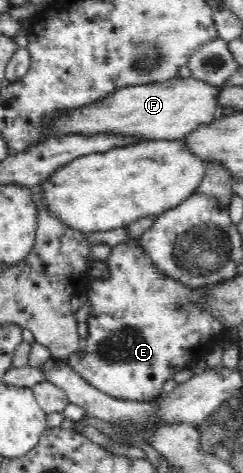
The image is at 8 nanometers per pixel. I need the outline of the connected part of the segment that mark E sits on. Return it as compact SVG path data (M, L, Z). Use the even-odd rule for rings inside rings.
M132 238L116 245L112 248L112 254L109 259L106 261L107 267L110 271L110 277L106 279L94 279L86 292L88 301L92 304L92 311L90 311L90 317L87 319L88 325L88 336L86 340L86 347L83 349L78 349L74 353L70 354L65 360L67 364L78 372L84 380L86 380L90 385L96 387L102 393L106 393L115 399L130 400L130 401L150 401L156 399L158 395L161 395L161 388L163 383L172 379L173 375L177 371L182 371L182 369L190 368L198 358L194 356L194 353L198 353L198 347L202 345L205 341L210 341L210 337L219 335L226 331L225 325L217 318L214 317L211 313L206 313L201 309L201 303L205 298L205 295L209 292L211 285L203 286L202 288L196 287L186 287L181 283L178 283L176 279L172 279L170 276L163 275L161 271L158 271L157 267L154 267L152 260L146 256L146 252L142 250L139 240L134 240Z

